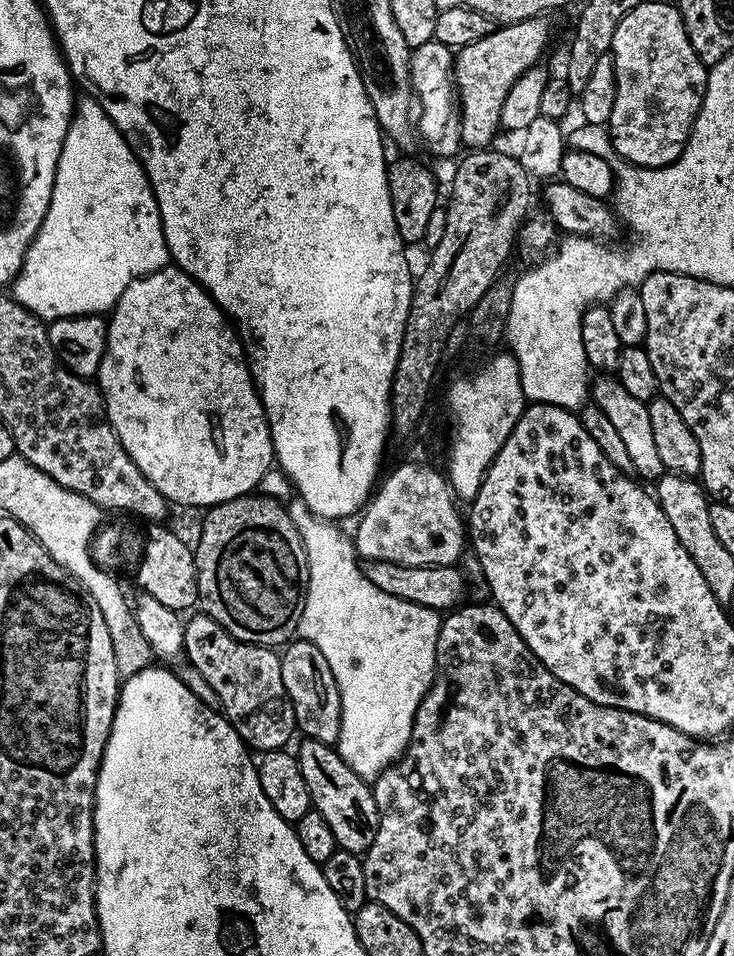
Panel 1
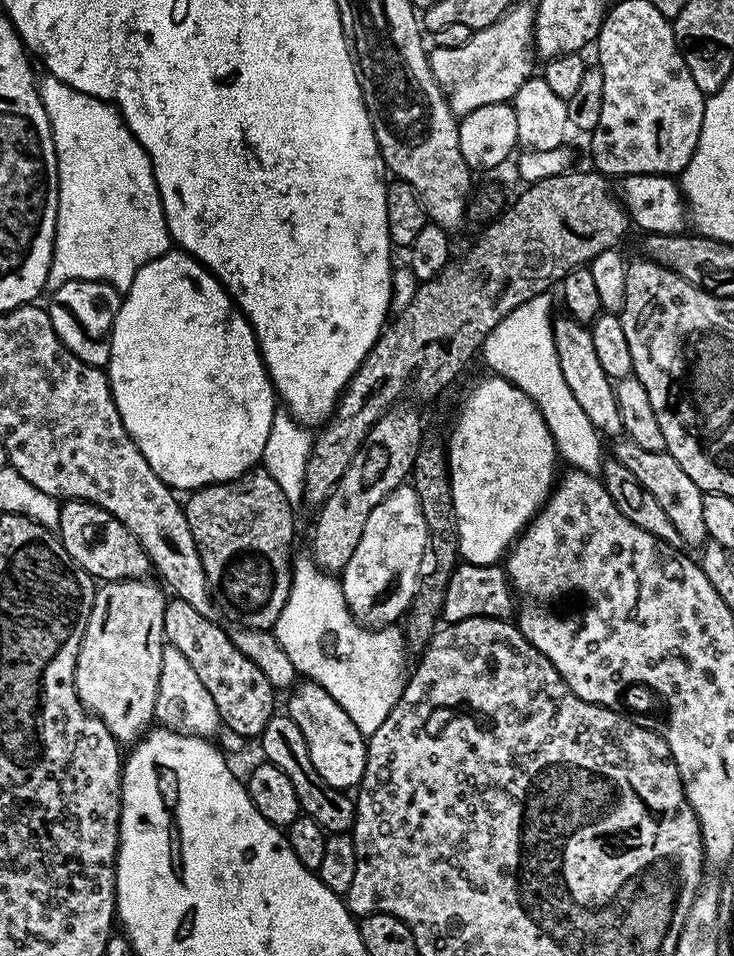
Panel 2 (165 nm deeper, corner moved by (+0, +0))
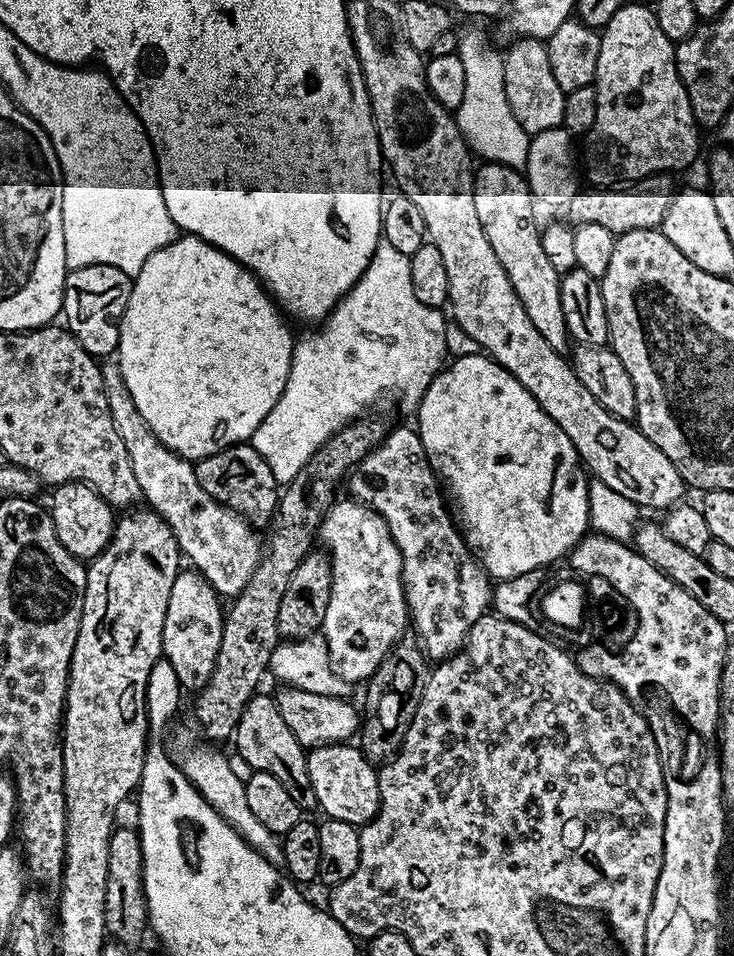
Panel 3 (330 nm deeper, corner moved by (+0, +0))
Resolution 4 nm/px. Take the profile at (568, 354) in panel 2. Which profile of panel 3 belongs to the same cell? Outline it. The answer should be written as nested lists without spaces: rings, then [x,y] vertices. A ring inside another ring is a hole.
[[[491,162],[474,176],[474,210],[478,210],[478,222],[482,222],[482,230],[486,230],[486,239],[494,254],[498,254],[498,262],[502,262],[502,270],[510,278],[510,286],[514,286],[514,294],[522,302],[530,322],[534,322],[538,334],[550,342],[554,351],[567,353],[570,348],[570,337],[566,326],[566,314],[562,314],[562,298],[560,297],[561,273],[550,266],[550,258],[546,258],[546,250],[542,250],[540,228],[536,224],[536,216],[532,213],[534,197],[528,188],[528,182],[517,169],[508,168],[505,164]]]

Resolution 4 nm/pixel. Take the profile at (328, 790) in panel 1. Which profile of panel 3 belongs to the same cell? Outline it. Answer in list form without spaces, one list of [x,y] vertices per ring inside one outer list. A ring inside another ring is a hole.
[[[257,694],[248,701],[244,713],[240,715],[240,720],[236,723],[235,744],[241,758],[249,764],[249,769],[274,774],[274,778],[278,778],[278,782],[286,786],[290,798],[298,802],[300,809],[308,810],[308,808],[317,807],[314,786],[310,786],[308,752],[298,742],[298,738],[294,738],[290,726],[286,726],[286,721],[282,718],[275,699],[271,695]]]

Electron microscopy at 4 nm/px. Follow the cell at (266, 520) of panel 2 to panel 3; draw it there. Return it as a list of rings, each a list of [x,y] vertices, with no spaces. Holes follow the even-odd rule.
[[[251,443],[235,444],[233,448],[224,448],[218,454],[195,461],[198,486],[210,494],[220,504],[239,512],[253,526],[267,525],[278,511],[278,483],[266,459]]]

